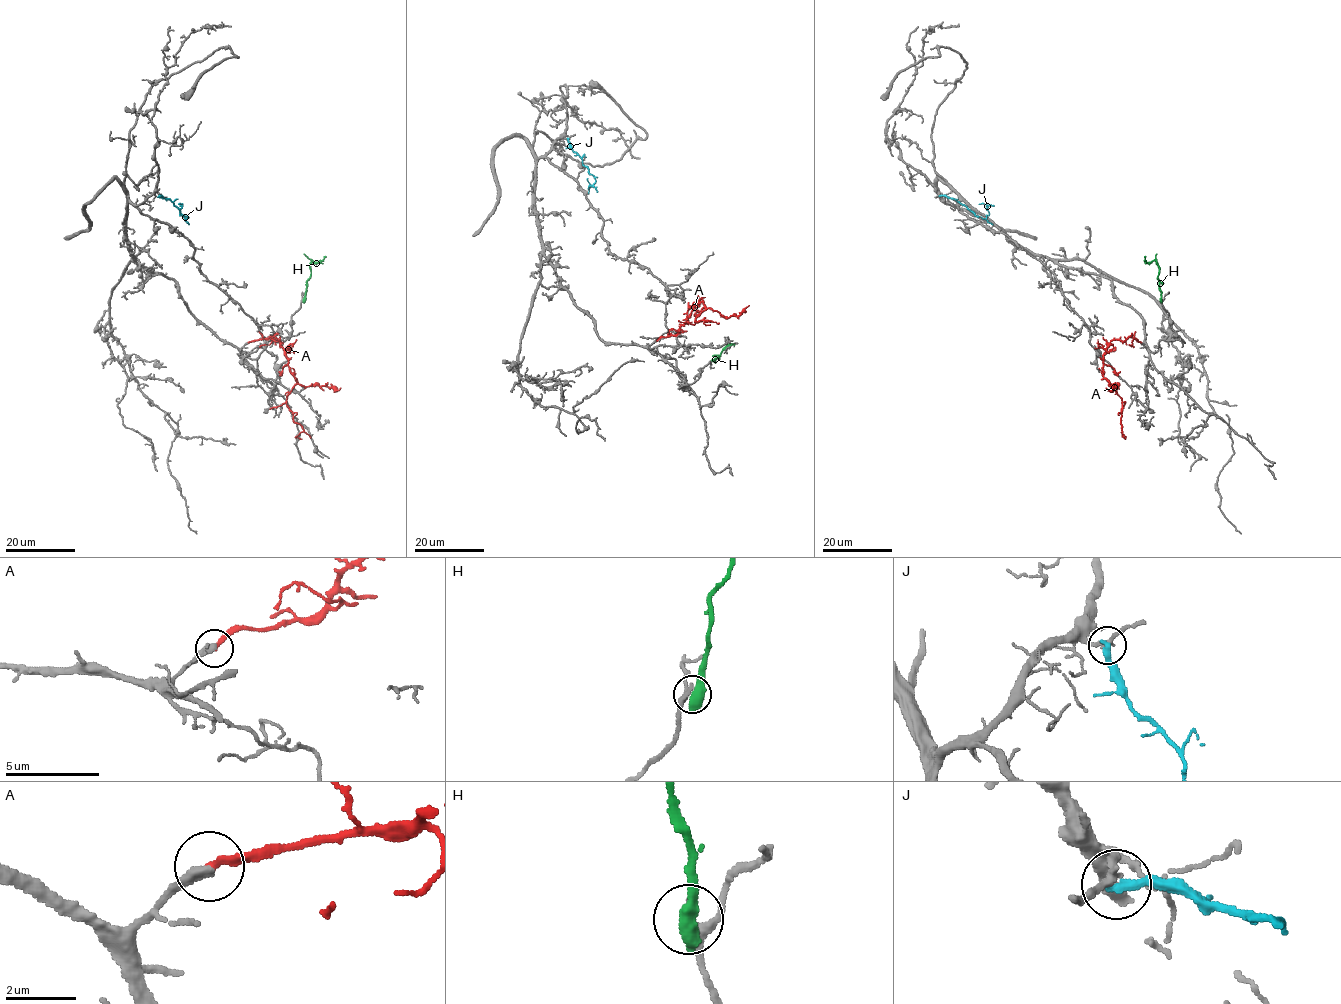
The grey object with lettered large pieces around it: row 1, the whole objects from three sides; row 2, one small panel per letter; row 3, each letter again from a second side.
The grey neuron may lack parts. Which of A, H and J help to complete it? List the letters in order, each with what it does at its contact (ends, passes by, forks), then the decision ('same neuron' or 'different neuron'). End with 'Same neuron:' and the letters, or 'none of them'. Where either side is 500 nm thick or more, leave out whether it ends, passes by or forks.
A: it ends; different neuron
H: different neuron
J: it ends; different neuron
Same neuron: none of them

